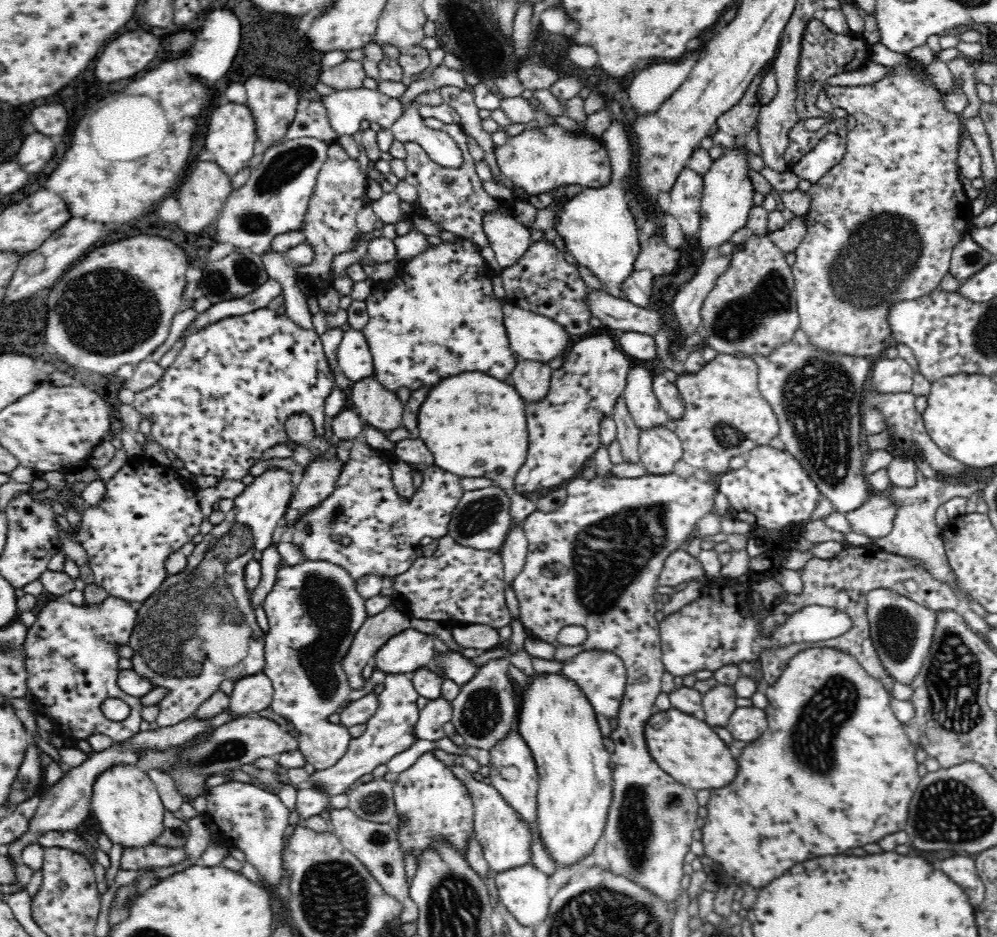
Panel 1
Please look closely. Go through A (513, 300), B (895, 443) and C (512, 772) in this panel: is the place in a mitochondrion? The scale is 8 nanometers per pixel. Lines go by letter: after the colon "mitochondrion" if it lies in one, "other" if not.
A: other
B: other
C: other

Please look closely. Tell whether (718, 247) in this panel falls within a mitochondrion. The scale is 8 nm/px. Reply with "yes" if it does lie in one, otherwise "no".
no

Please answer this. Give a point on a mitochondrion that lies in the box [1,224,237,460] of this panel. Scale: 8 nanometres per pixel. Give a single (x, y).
(115, 313)

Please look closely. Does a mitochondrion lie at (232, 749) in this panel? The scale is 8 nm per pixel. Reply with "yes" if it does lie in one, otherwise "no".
yes

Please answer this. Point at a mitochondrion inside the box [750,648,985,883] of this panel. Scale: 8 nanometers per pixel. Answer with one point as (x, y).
(812, 739)

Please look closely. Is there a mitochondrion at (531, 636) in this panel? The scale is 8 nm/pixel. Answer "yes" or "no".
no

